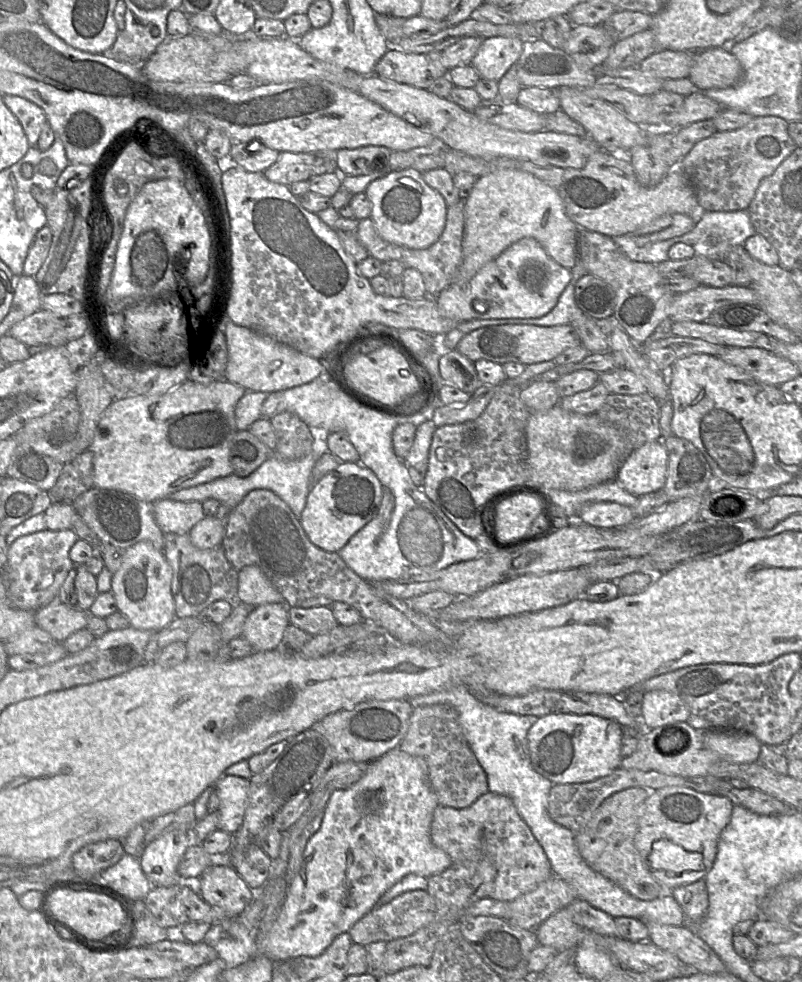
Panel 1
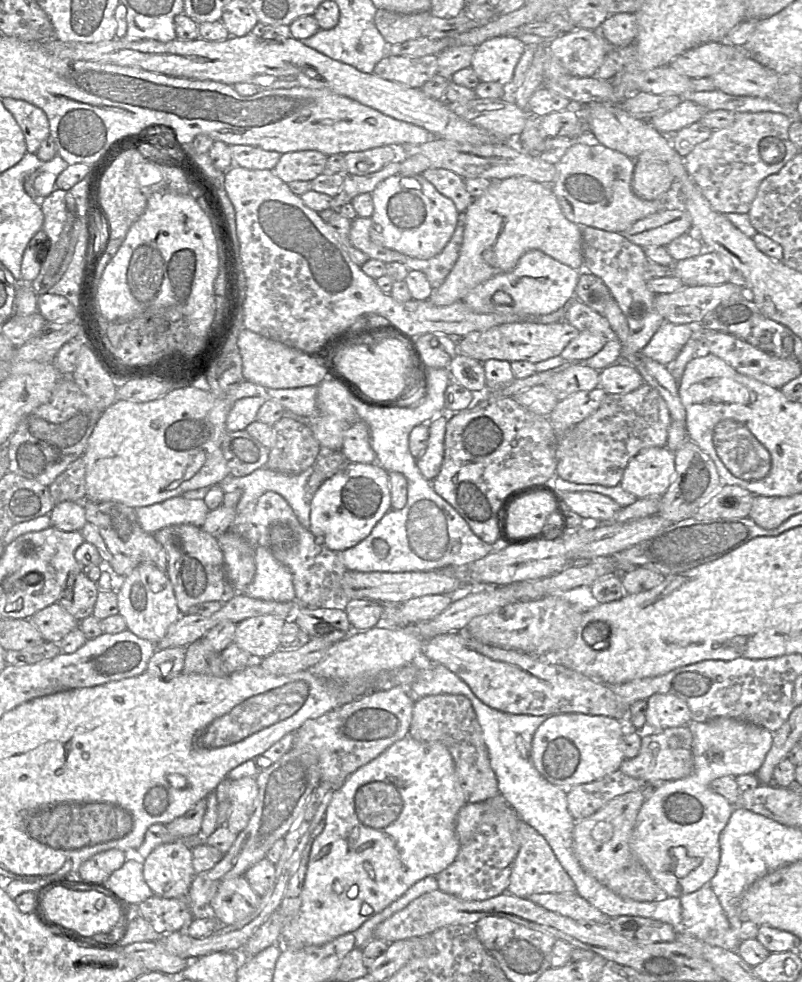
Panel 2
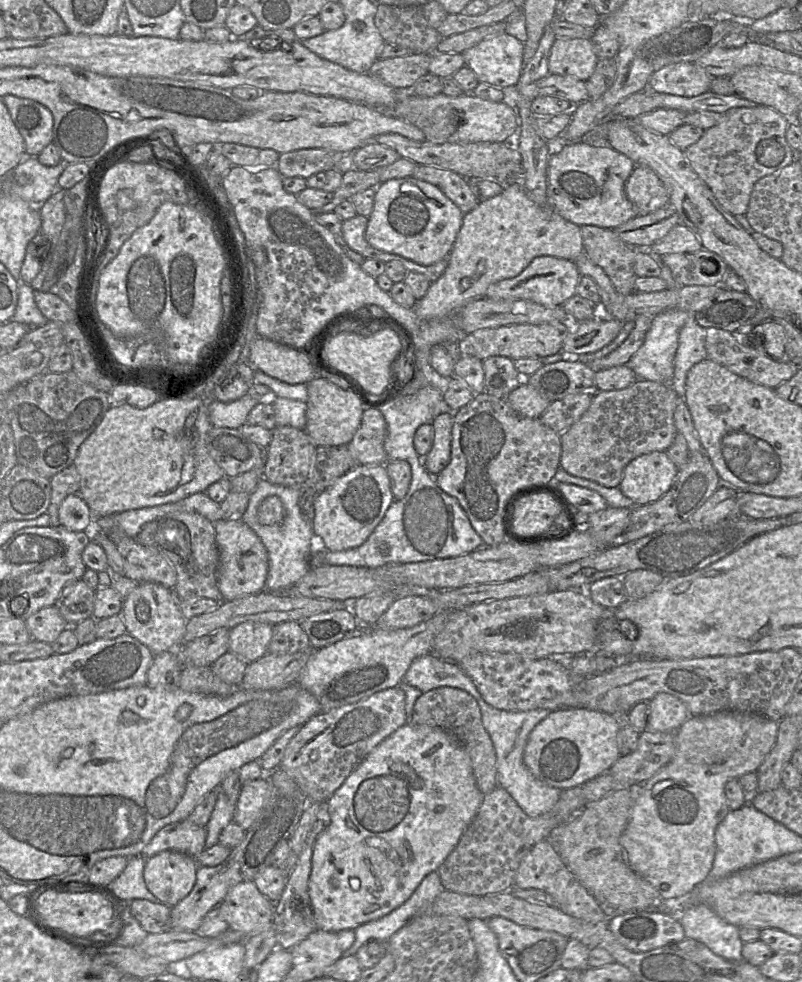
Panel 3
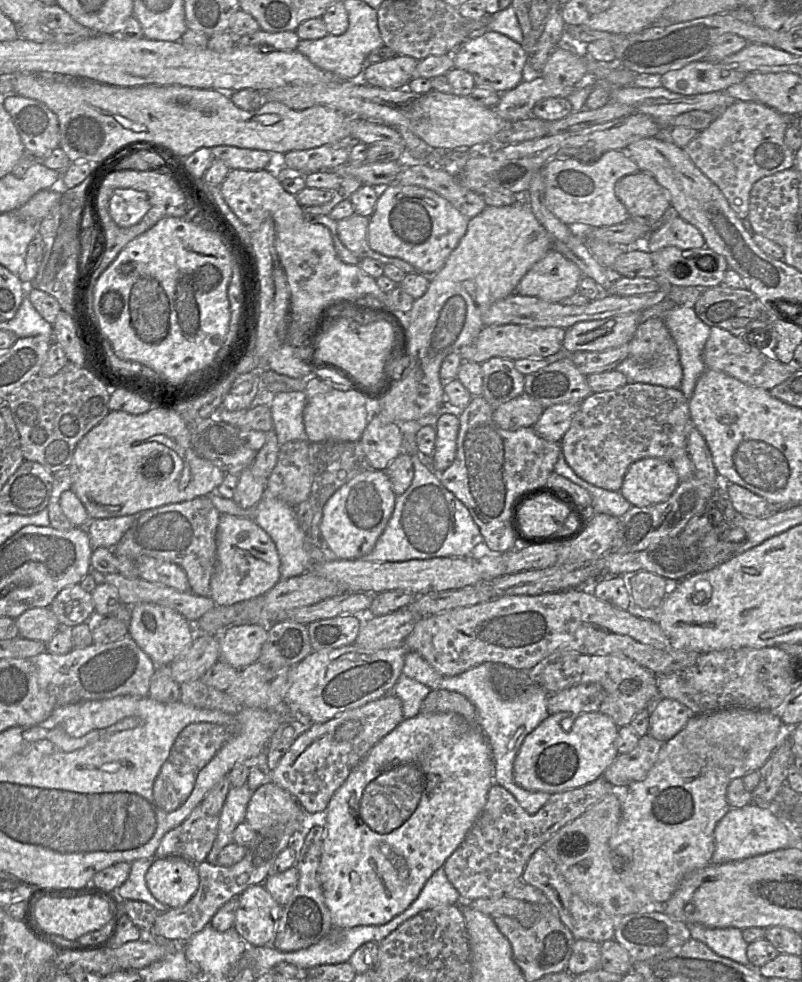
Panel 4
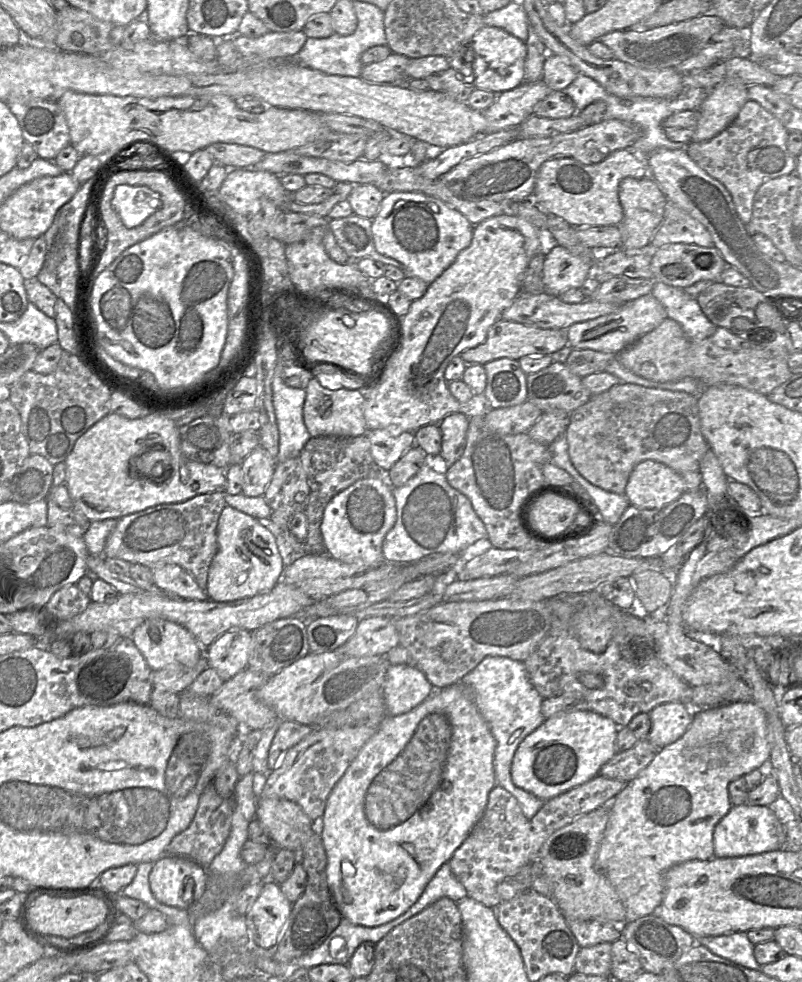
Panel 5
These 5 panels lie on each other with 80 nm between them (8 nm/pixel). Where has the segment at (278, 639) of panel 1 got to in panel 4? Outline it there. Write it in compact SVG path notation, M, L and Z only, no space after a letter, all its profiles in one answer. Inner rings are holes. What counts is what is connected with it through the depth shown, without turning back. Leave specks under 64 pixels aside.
M231 625L218 634L219 660L242 670L258 661L262 646L268 636L268 625Z

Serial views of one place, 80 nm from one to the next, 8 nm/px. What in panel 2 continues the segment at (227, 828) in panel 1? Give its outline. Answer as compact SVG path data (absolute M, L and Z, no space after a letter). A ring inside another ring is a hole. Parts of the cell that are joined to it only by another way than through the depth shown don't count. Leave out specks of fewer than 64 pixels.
M255 777L231 781L229 789L231 811L226 821L226 826L231 832L238 834L247 826L257 796L258 786Z

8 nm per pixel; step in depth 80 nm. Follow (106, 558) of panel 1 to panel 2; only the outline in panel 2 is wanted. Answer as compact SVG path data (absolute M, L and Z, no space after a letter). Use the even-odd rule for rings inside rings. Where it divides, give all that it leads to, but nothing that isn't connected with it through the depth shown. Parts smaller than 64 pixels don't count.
M90 500L84 501L84 508L87 522L97 527L113 555L109 567L116 577L122 579L142 563L153 564L161 571L166 572L167 553L153 534L147 533L141 528L135 511L136 508L126 506L120 502L93 502Z

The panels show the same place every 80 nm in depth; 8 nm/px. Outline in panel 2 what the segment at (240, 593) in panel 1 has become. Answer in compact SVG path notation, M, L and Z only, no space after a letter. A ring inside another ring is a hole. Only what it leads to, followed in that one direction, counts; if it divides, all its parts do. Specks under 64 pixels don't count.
M265 547L255 548L256 572L253 581L243 594L266 601L287 602L295 600L291 572Z

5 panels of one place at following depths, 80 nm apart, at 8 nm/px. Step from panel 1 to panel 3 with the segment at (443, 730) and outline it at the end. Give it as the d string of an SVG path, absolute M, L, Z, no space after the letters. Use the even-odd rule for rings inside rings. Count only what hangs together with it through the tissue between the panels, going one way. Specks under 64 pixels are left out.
M440 687L423 693L414 704L410 723L439 727L453 736L469 755L476 785L484 795L498 786L495 749L482 724L480 708L469 693L453 687Z

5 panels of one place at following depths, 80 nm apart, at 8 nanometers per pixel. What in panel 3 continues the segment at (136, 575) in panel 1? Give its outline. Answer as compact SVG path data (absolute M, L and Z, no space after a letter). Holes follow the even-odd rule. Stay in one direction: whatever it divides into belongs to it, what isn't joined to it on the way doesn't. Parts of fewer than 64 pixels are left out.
M140 582L130 594L123 598L121 615L127 633L147 646L154 655L177 650L183 642L187 619L177 604L173 589L155 582Z

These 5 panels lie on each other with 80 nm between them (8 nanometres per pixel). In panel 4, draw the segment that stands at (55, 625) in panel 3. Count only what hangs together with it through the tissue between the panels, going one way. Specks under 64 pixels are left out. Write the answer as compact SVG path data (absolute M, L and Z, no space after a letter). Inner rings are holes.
M36 607L26 610L15 619L19 636L47 643L61 628L50 607Z

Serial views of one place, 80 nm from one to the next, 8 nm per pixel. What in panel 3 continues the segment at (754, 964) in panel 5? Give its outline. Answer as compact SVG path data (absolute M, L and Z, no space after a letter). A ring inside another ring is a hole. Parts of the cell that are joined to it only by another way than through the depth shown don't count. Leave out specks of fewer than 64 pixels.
M707 905L683 907L677 917L685 938L703 943L713 953L733 963L743 961L744 942L739 937L739 927L724 921Z

